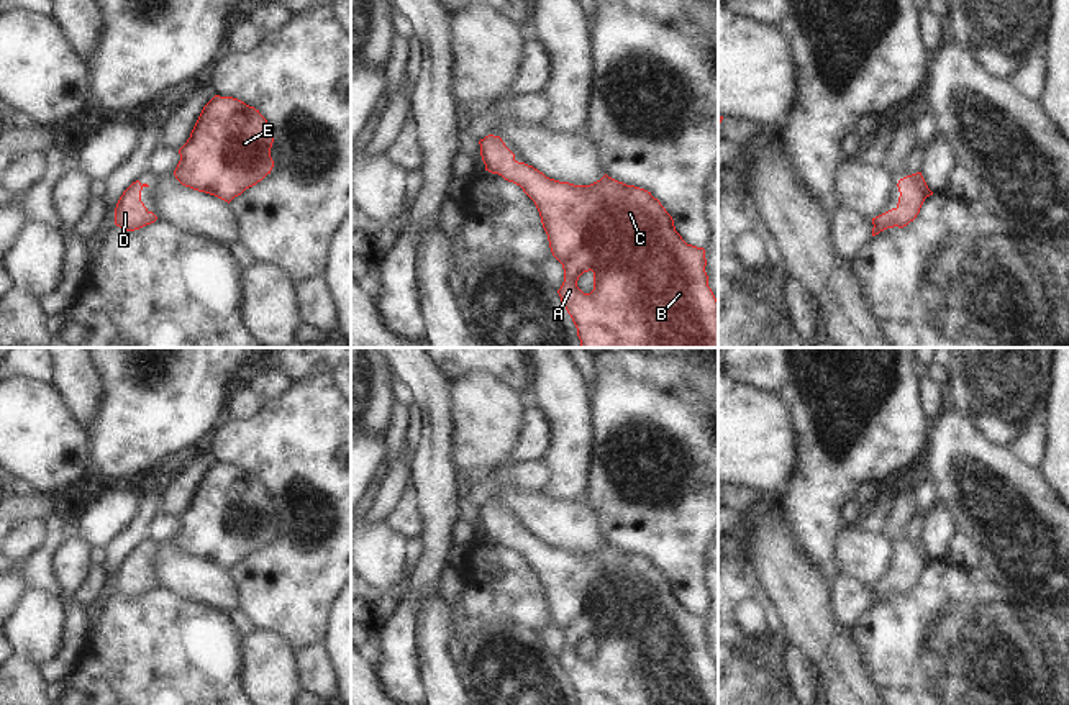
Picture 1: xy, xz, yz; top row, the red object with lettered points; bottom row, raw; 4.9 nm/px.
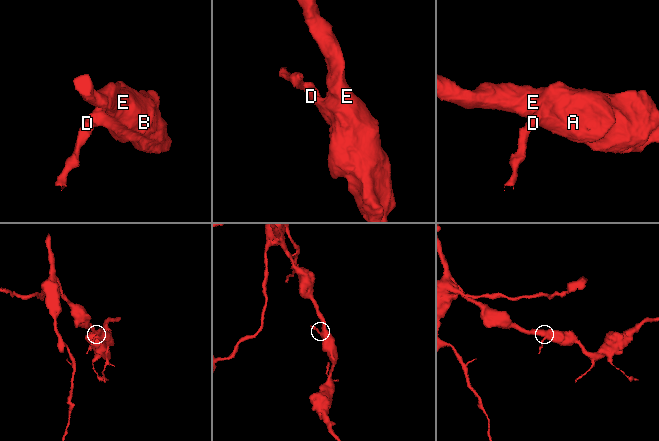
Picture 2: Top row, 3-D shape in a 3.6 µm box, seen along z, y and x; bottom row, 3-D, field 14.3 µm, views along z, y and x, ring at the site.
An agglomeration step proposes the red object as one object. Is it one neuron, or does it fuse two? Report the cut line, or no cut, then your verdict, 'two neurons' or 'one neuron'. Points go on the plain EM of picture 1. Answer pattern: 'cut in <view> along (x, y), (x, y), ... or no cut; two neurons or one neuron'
no cut; one neuron

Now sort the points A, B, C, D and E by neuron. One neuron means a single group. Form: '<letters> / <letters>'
A B C D E

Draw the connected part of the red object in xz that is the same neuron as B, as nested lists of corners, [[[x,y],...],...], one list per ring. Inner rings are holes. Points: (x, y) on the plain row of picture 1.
[[[489,502],[479,512],[485,538],[520,553],[534,569],[551,620],[564,636],[564,649],[557,661],[579,705],[718,705],[718,667],[708,654],[705,616],[682,607],[672,584],[651,559],[607,541],[590,553],[559,549],[533,533],[518,530],[500,503]],[[589,638],[594,639],[594,657],[584,661],[577,648]]]

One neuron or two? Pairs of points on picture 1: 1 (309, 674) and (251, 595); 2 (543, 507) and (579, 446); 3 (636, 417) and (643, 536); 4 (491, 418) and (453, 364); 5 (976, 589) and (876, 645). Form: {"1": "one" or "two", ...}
{"1": "two", "2": "two", "3": "one", "4": "two", "5": "one"}

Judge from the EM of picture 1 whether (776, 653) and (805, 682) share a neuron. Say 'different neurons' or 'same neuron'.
different neurons

